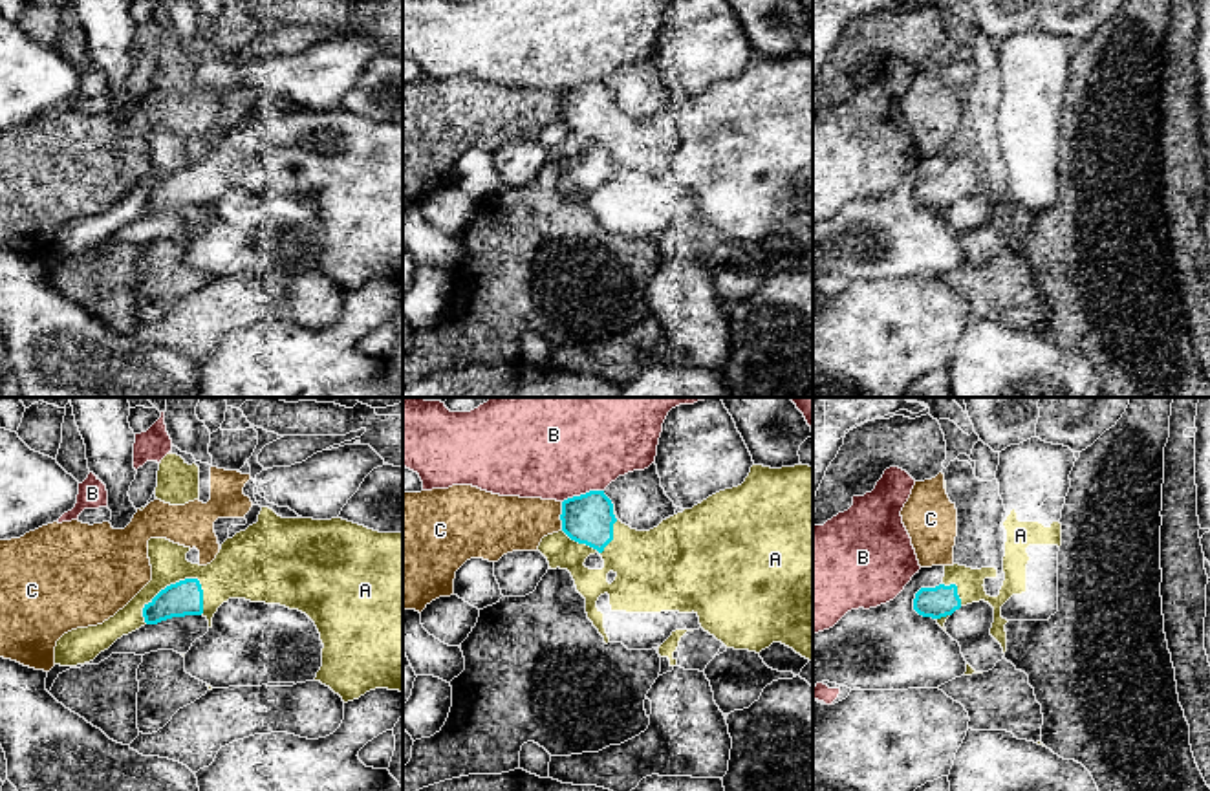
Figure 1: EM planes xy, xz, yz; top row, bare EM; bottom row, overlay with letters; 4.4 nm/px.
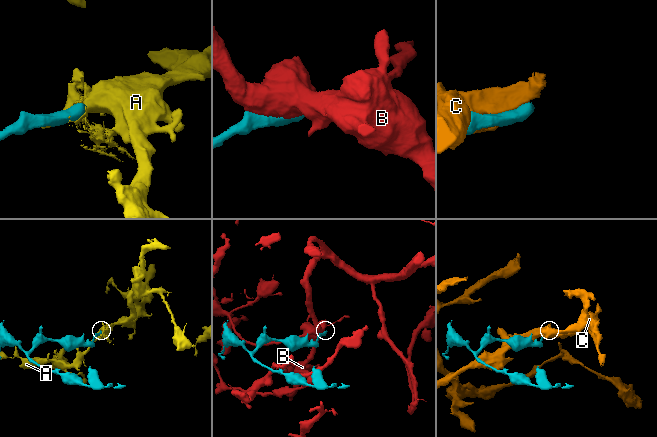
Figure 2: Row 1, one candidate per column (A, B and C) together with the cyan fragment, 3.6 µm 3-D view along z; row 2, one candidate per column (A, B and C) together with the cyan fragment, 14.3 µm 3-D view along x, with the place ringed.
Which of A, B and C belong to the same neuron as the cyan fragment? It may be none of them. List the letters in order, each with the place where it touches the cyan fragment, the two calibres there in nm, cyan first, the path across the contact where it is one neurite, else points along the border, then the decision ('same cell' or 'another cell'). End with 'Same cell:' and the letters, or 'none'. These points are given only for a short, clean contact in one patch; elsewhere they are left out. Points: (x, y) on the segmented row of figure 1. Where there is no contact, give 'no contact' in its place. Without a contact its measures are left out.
A: meets cyan in xy at (167, 586); 160 nm thick on the cyan side, 180 nm on the other; same cell
B: meets cyan in xz at (583, 495); 220 nm thick on the cyan side, 480 nm on the other; another cell
C: meets cyan in xz at (561, 517); 220 nm thick on the cyan side, 240 nm on the other; another cell
Same cell: A

